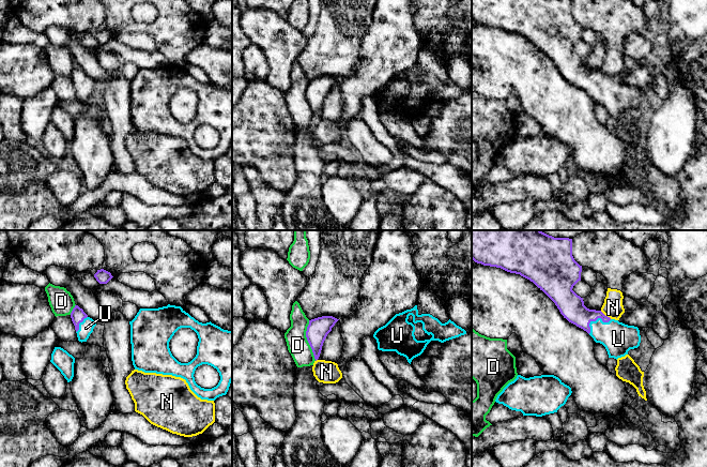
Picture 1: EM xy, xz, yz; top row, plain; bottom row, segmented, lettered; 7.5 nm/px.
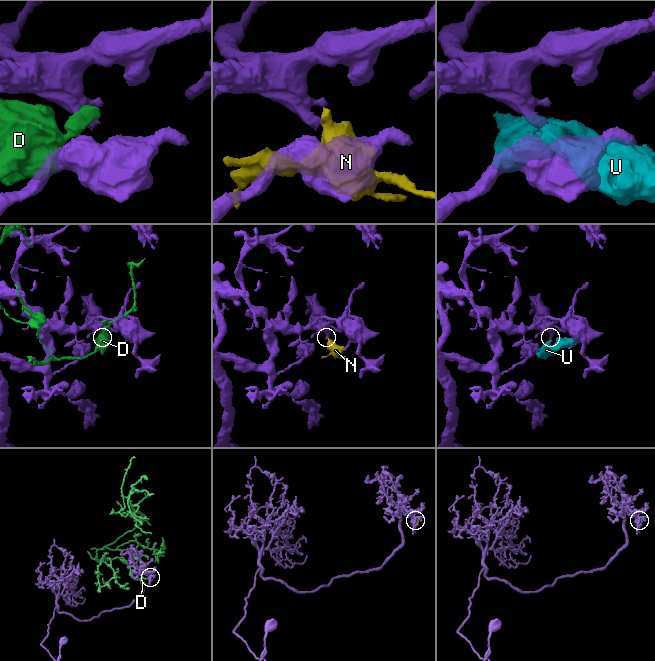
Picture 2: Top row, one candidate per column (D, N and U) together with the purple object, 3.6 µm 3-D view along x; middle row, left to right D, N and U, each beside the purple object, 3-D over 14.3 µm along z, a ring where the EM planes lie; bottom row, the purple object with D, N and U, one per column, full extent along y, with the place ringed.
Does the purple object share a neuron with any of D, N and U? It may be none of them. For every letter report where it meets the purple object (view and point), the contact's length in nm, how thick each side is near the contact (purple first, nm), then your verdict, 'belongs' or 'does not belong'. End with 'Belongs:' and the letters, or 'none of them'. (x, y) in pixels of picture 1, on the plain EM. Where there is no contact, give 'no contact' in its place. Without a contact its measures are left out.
D: meets purple in xz at (307, 100); contact 300 nm long; 160 nm thick on the purple side, 160 nm on the other; does not belong
N: meets purple in yz at (604, 75); contact 110 nm long; 180 nm thick on the purple side, 150 nm on the other; does not belong
U: meets purple in yz at (595, 80); contact 200 nm long; 190 nm thick on the purple side, 240 nm on the other; belongs
Belongs: U

